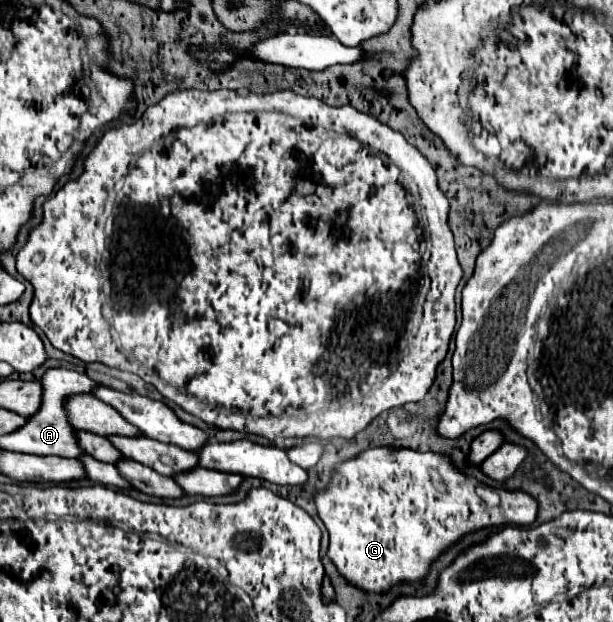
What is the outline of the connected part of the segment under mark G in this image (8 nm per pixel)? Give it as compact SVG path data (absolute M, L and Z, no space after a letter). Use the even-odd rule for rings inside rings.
M372 448L352 460L340 462L328 488L316 494L316 506L318 516L330 532L330 560L348 582L370 592L384 592L402 580L420 580L422 576L426 576L430 562L436 560L440 552L444 552L448 546L452 546L458 538L462 538L468 532L500 524L528 526L536 520L538 512L536 500L524 492L484 488L472 476L458 472L448 460L448 456L434 452L416 452L408 448ZM430 468L438 470L444 490L438 490L432 484ZM486 490L496 492L498 500L494 502L482 498Z

